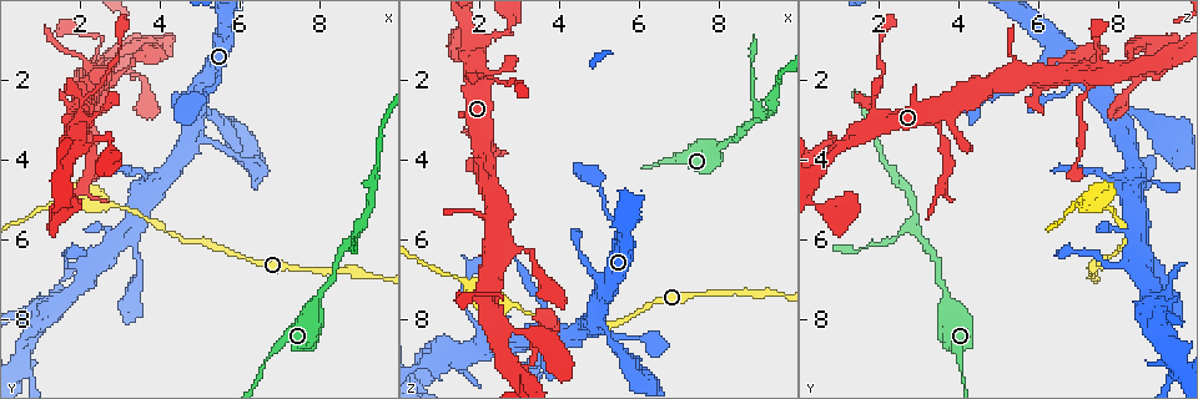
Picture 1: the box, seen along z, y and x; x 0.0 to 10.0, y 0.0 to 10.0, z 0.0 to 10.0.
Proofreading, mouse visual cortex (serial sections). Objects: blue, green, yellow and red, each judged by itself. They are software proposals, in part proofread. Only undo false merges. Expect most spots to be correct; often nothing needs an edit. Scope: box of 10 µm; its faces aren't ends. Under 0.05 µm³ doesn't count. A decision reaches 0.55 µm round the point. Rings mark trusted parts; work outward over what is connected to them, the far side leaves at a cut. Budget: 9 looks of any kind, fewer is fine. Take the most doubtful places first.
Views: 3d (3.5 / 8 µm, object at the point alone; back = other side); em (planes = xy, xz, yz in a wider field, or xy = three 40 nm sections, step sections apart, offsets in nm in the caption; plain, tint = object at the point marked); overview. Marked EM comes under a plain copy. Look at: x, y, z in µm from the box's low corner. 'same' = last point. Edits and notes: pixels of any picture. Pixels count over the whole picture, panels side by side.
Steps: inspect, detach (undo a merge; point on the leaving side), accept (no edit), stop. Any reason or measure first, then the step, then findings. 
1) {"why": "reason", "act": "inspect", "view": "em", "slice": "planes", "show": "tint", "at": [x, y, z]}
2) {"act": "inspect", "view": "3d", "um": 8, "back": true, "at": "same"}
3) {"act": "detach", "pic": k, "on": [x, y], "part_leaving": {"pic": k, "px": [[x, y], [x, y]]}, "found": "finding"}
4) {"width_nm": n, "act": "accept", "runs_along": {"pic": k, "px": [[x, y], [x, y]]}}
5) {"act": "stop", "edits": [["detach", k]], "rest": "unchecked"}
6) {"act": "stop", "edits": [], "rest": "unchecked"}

{"why": "calibre changes", "act": "inspect", "view": "3d", "um": 3.5, "back": true, "at": [1.80, 5.00, 7.00]}

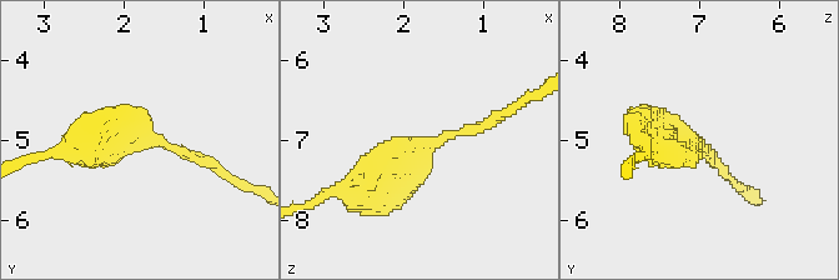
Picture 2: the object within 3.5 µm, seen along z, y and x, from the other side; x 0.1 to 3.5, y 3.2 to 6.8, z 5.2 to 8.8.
{"arm_widths_nm": [150, 300], "why": "now the EM", "act": "inspect", "view": "em", "slice": "xy", "step": 3, "show": "tint", "at": [1.80, 5.05, 7.05]}

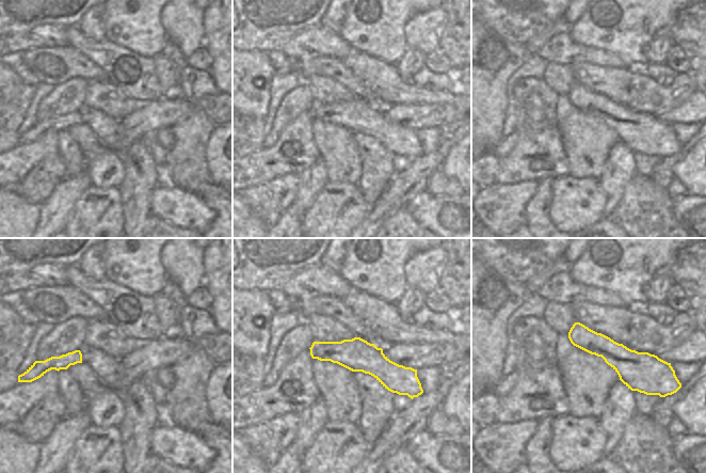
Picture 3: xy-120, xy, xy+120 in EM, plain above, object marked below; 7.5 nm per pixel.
{"act": "inspect", "view": "em", "slice": "planes", "show": "tint", "at": "same"}

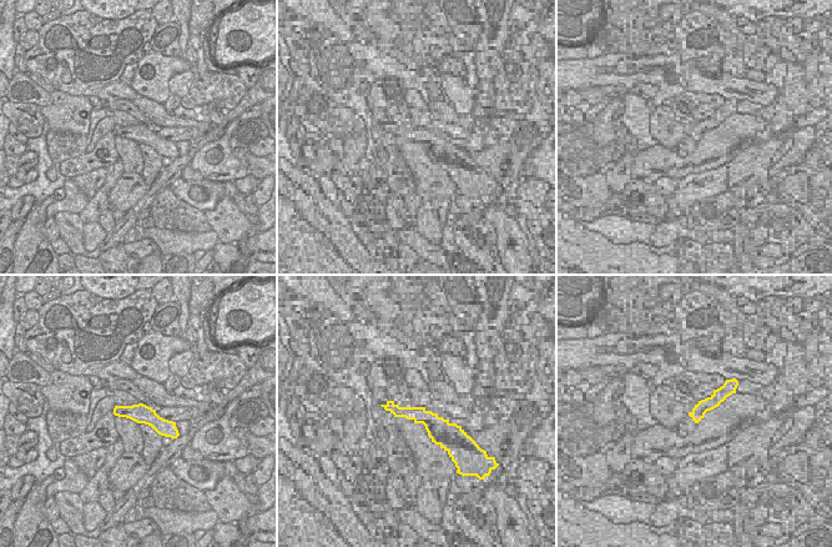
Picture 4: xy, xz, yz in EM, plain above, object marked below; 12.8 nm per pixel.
{"act": "accept", "runs_along": {"pic": 4, "px": [[116, 411], [144, 413], [174, 430]]}, "found": "one cell here"}

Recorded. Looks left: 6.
{"why": "three-way junction", "act": "inspect", "view": "3d", "um": 3.5, "back": true, "at": [2.05, 3.55, 1.15]}

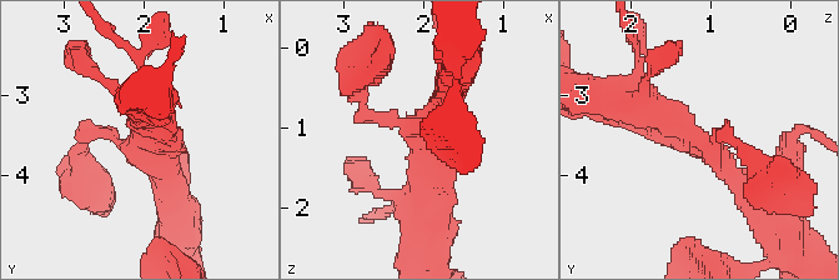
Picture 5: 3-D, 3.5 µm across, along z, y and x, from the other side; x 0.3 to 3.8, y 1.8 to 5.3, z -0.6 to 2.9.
{"why": "shape alone is not enough", "act": "inspect", "view": "em", "slice": "xy", "step": 1, "show": "tint", "at": [1.95, 3.55, 1.15]}

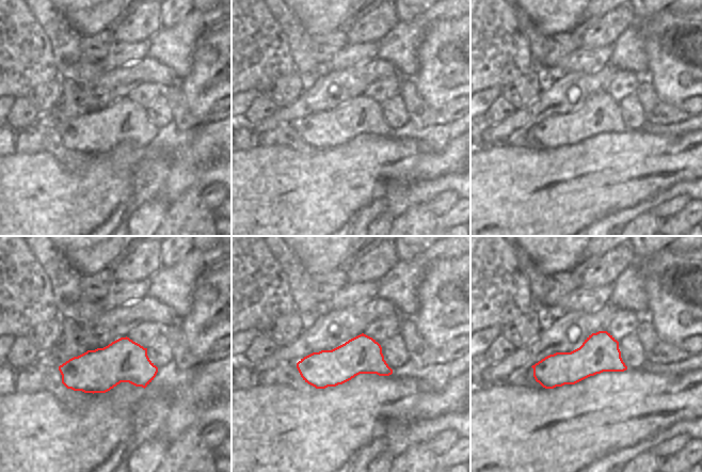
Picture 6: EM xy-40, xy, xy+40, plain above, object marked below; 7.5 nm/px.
{"act": "accept", "runs_along": {"pic": 5, "px": [[623, 103], [683, 126], [750, 195]]}, "found": "one cell here"}

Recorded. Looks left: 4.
{"why": "four-way junction", "act": "inspect", "view": "3d", "um": 3.5, "at": [2.25, 1.90, 7.30]}

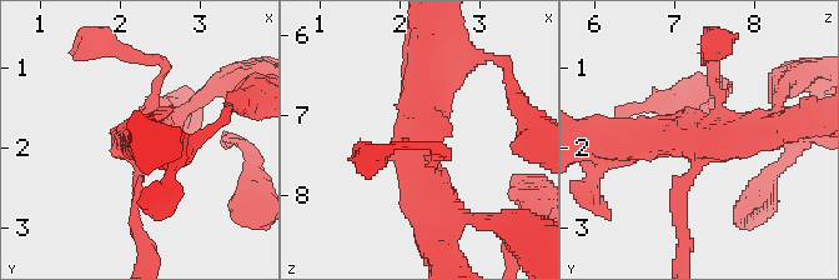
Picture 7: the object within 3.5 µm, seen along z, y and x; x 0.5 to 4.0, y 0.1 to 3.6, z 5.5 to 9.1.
{"arms": 4, "arm_widths_nm": [150, 150, 450, 500], "why": "now the EM", "act": "inspect", "view": "em", "slice": "xy", "step": 5, "show": "tint", "at": [2.30, 1.90, 7.25]}

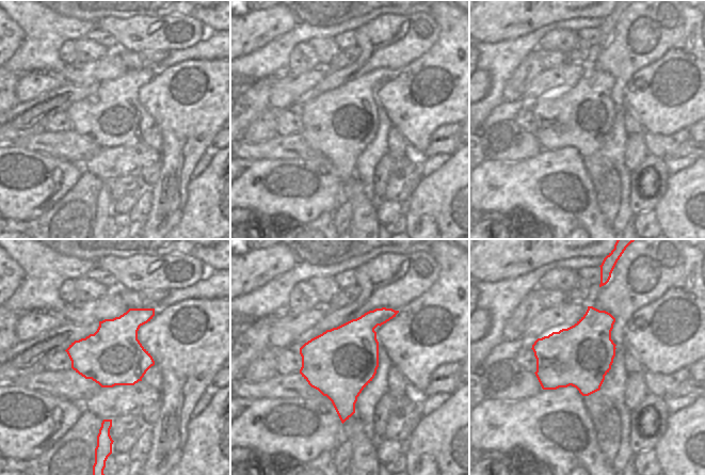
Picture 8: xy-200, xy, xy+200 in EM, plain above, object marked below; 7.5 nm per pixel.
{"act": "accept", "found": "continuous, no second cell"}

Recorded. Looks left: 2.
{"act": "inspect", "view": "3d", "um": 3.5, "at": [2.90, 1.55, 9.20]}

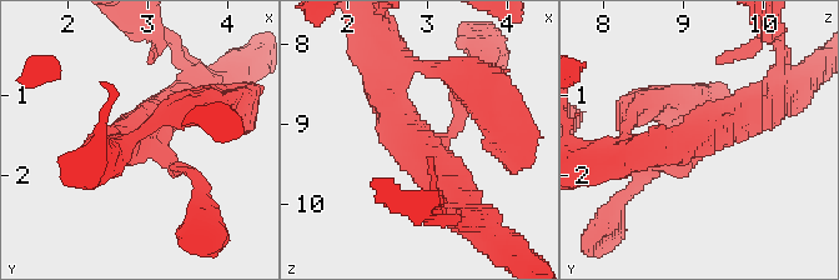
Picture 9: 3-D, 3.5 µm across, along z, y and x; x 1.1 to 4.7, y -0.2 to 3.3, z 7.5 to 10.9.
{"arms": 3, "arm_widths_nm": [150, 400, 500], "act": "inspect", "view": "em", "slice": "planes", "show": "tint", "at": [2.90, 1.55, 9.20]}

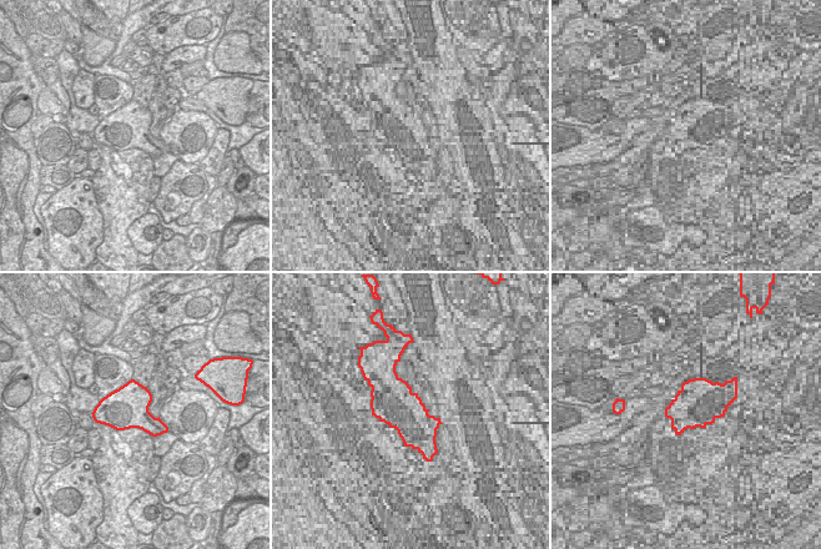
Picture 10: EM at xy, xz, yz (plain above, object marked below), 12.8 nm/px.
{"act": "accept", "runs_along": {"pic": 9, "px": [[381, 74], [396, 121], [457, 199]]}, "found": "all the same cell"}

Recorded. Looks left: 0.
{"act": "stop", "edits": [], "rest": "unchecked"}

